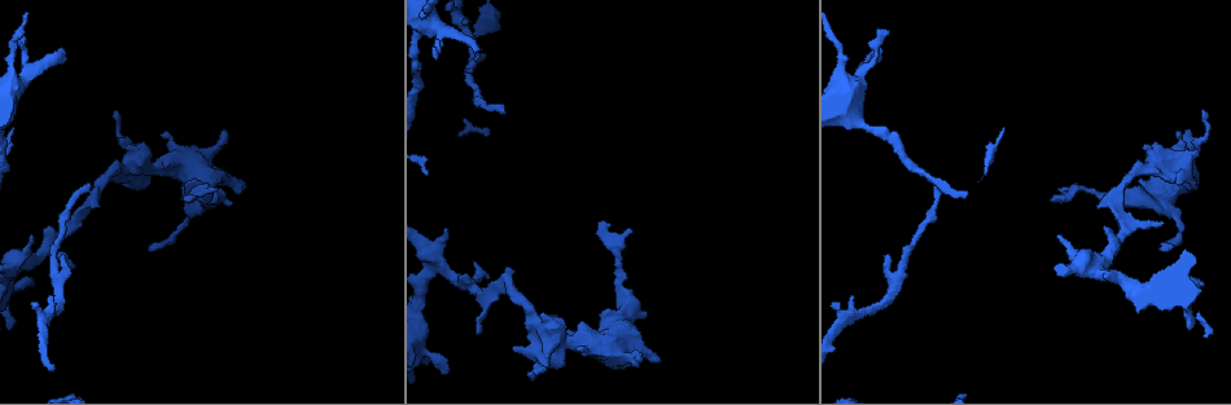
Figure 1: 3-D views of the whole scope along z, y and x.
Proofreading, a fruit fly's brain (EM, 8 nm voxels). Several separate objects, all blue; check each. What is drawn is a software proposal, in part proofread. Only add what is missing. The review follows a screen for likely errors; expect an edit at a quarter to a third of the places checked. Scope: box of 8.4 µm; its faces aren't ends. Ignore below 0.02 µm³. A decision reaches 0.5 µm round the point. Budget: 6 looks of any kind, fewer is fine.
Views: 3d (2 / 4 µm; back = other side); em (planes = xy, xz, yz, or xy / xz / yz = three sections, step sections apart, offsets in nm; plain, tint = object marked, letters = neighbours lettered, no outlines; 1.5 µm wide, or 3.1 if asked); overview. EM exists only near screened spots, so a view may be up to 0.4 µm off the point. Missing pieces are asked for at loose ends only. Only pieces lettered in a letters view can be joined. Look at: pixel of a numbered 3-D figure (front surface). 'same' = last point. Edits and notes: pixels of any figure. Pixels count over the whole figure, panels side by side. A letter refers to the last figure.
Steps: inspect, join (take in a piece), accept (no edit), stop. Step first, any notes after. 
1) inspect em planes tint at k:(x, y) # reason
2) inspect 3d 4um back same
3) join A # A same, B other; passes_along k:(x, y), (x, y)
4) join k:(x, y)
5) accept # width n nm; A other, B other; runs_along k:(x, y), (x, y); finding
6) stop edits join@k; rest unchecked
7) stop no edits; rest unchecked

inspect em planes plain at 1:(481, 49) # an open end

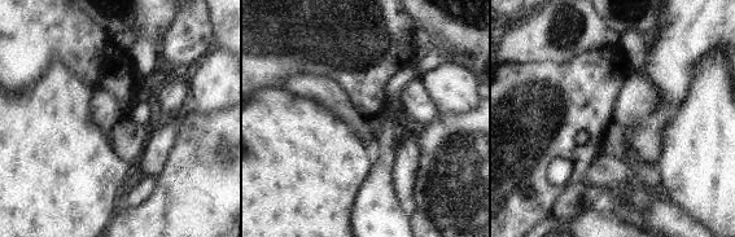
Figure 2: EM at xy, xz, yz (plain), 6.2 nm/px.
inspect em planes tint same

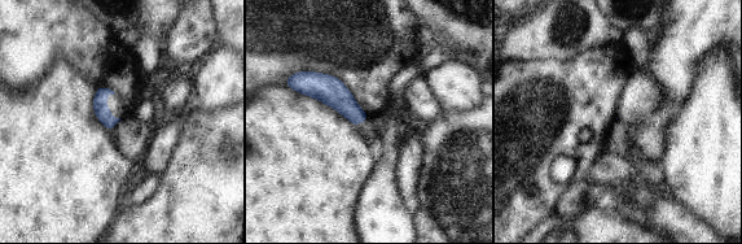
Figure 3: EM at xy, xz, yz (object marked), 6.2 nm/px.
inspect em planes letters same

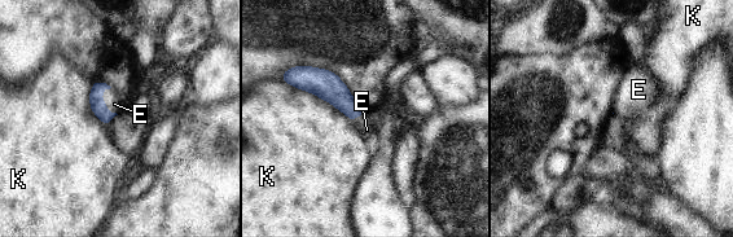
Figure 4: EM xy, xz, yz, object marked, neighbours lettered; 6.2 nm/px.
join E # longest_contact K 500 nm; E same, K other; passes_along 4:(99, 106), (105, 105), (114, 104); it goes on there

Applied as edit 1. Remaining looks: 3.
inspect overview

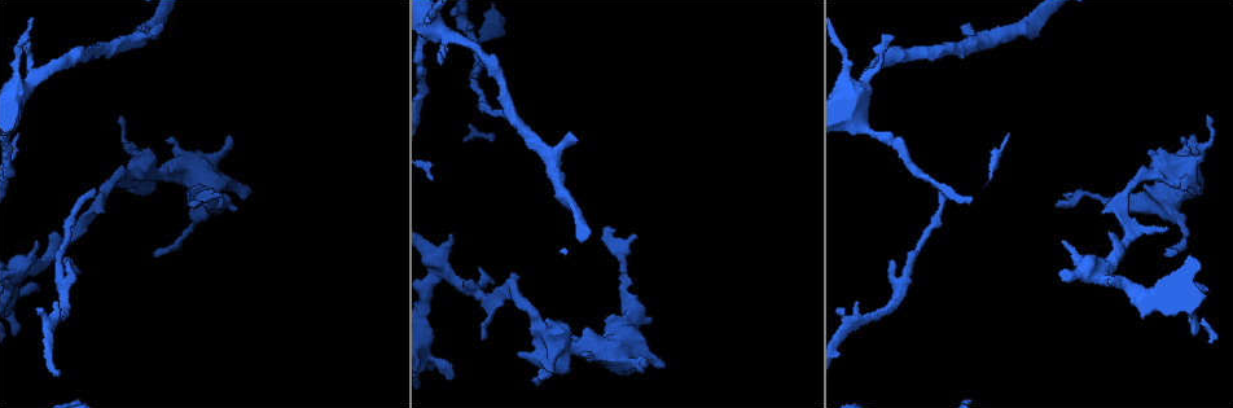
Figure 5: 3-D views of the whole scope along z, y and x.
inspect em planes letters at 5:(517, 352) # branch stops here

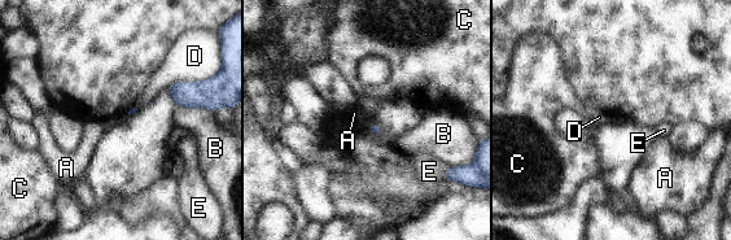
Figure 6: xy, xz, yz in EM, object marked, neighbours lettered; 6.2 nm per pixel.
accept # A other, B other, C other, D other, E other; border 6:(200, 81), (179, 81), (166, 88); none of them fits

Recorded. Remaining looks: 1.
stop edits join@4; rest unchecked

